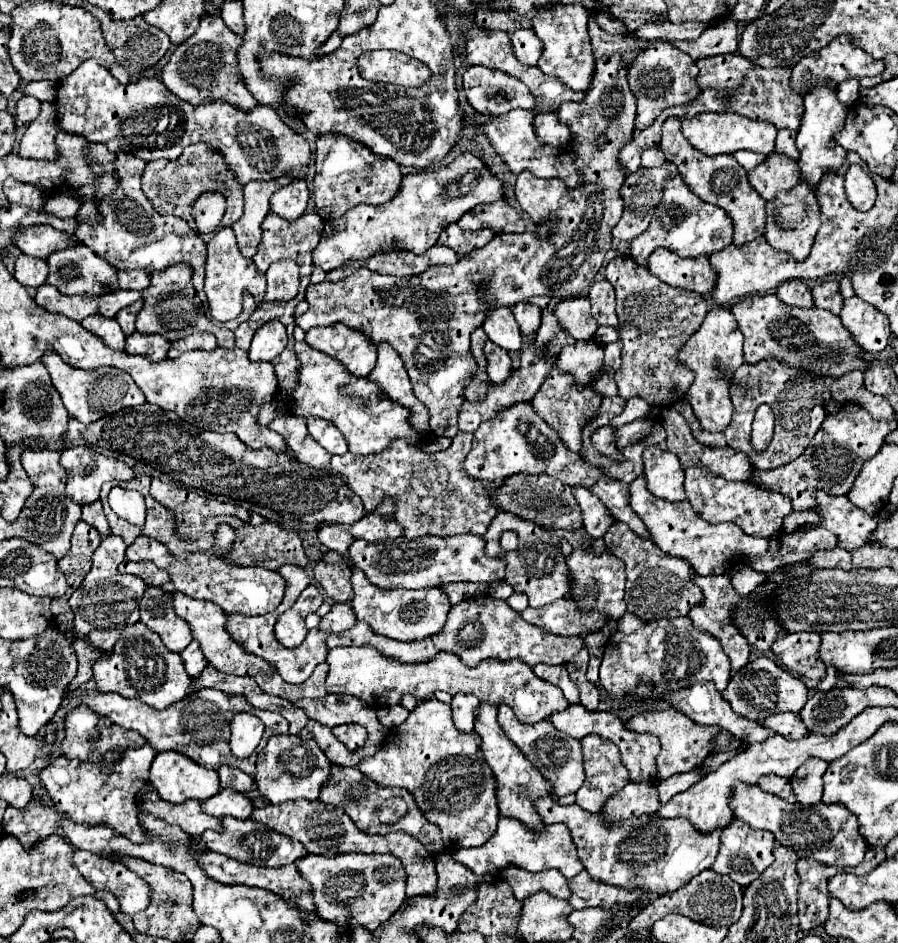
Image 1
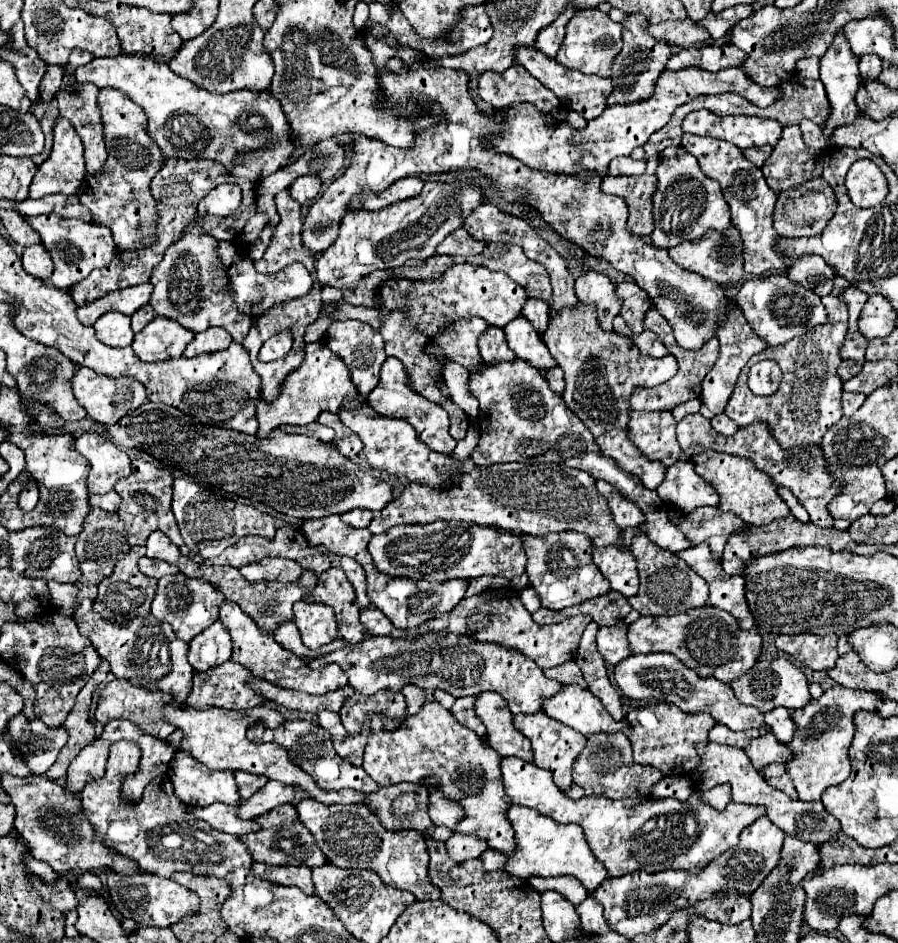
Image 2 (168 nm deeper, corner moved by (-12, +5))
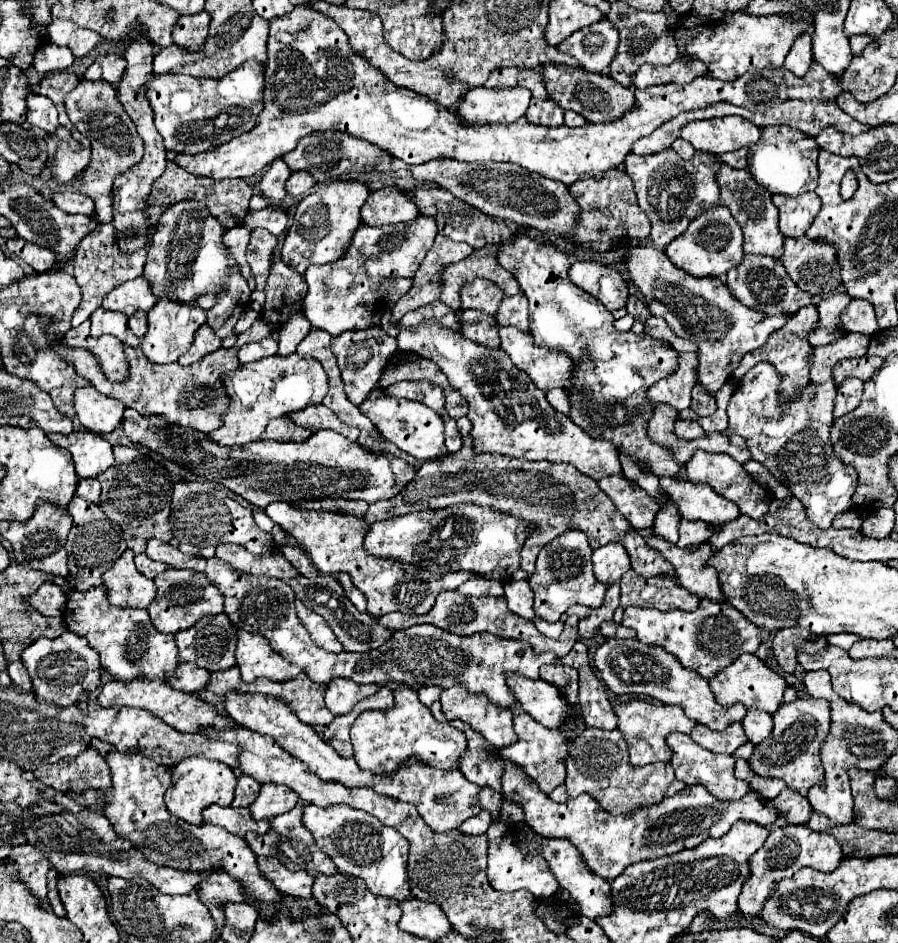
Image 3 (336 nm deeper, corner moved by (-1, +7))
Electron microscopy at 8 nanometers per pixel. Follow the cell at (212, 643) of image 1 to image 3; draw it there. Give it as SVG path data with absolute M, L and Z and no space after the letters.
M238 629L236 635L236 665L246 683L254 681L256 677L266 677L270 681L288 681L296 679L302 673L302 669L296 669L276 651L272 651L266 637L242 629Z

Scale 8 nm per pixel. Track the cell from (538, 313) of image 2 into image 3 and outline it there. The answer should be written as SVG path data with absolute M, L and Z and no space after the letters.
M522 293L504 297L498 307L496 321L498 321L498 325L514 325L520 331L528 331L528 301L526 301L526 297Z

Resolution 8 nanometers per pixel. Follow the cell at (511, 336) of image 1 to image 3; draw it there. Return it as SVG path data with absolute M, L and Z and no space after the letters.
M500 327L498 335L502 349L510 355L512 363L528 373L538 389L548 391L552 387L570 387L570 357L552 349L536 349L530 333L522 333L514 327Z

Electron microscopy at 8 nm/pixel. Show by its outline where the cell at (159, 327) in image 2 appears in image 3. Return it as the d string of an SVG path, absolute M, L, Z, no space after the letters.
M158 301L148 311L148 331L140 339L140 349L152 363L172 363L176 361L194 341L194 331L204 323L206 311L200 307L178 305L176 301Z

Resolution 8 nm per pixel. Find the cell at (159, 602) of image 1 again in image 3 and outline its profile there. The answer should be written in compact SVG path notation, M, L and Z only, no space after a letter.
M166 569L156 579L156 597L148 607L152 623L162 633L178 633L190 629L198 619L206 615L218 615L224 607L222 593L208 581L204 573L192 569Z

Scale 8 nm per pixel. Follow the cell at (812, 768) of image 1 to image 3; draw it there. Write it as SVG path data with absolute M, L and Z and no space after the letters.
M798 699L794 703L782 703L774 713L772 737L754 747L750 767L762 777L778 777L800 795L808 795L808 789L822 781L824 767L820 761L820 749L830 731L830 703L824 699Z

